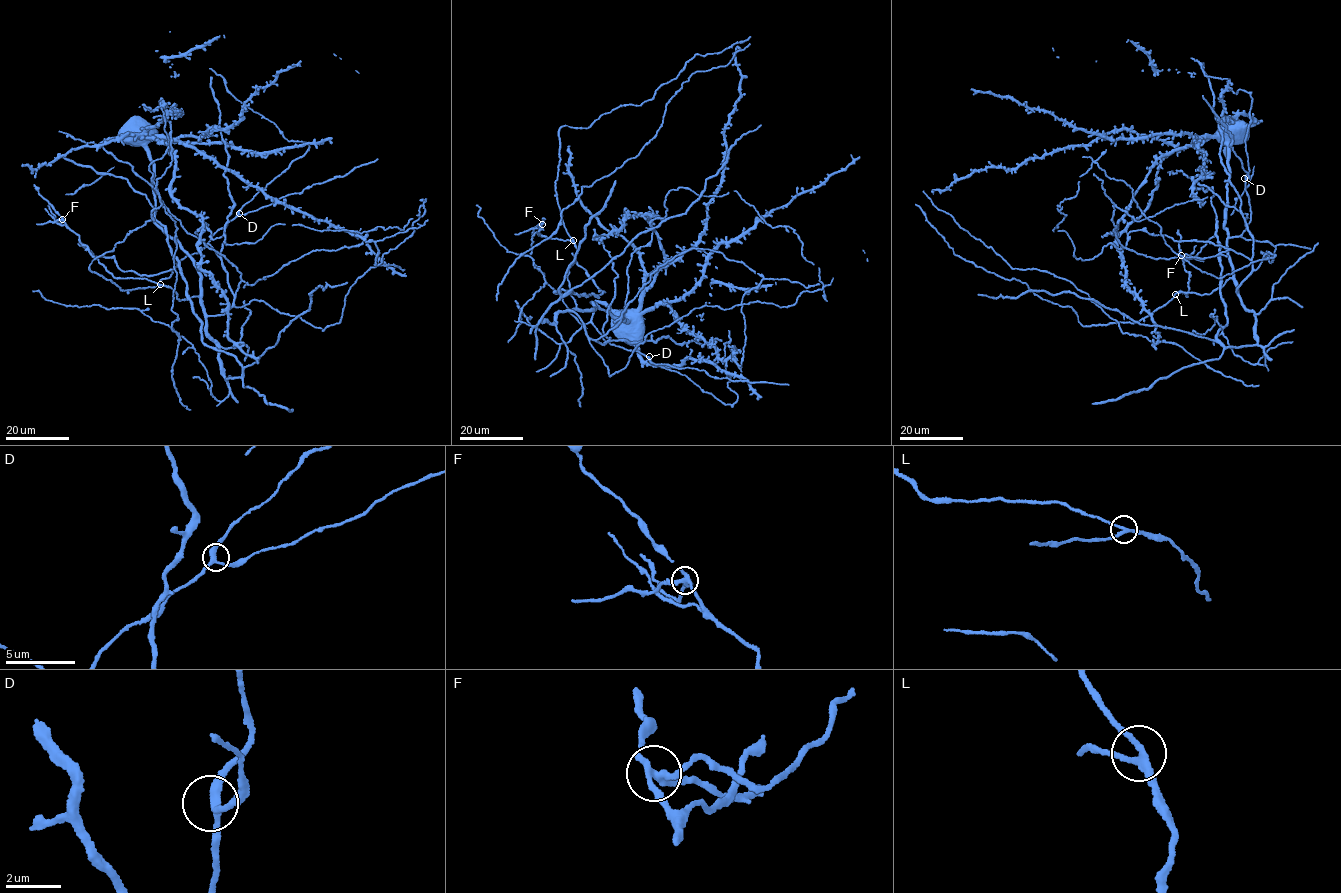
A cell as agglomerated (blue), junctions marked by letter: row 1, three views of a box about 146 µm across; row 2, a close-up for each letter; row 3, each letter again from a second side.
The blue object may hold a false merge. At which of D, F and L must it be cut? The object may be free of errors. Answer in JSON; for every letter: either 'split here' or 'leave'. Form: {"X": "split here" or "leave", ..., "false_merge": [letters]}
{"D": "leave", "F": "split here", "L": "leave", "false_merge": ["F"]}

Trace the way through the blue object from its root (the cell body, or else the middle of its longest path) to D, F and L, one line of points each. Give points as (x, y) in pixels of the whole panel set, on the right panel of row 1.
D: (1227, 127), (1224, 134), (1229, 176), (1224, 225), (1230, 238), (1241, 236), (1249, 222), (1251, 211), (1244, 178)
F: (1227, 127), (1224, 225), (1232, 277), (1209, 294), (1176, 293), (1187, 296), (1189, 288), (1190, 273), (1180, 256)
L: (1227, 127), (1224, 134), (1229, 176), (1224, 225), (1232, 277), (1209, 294), (1175, 294)

